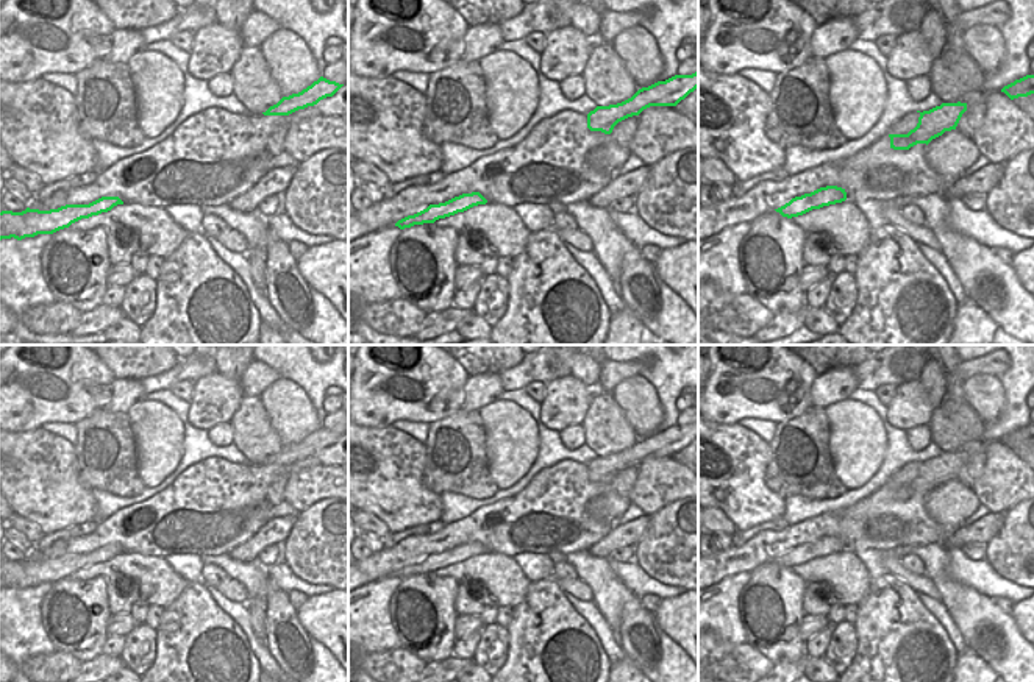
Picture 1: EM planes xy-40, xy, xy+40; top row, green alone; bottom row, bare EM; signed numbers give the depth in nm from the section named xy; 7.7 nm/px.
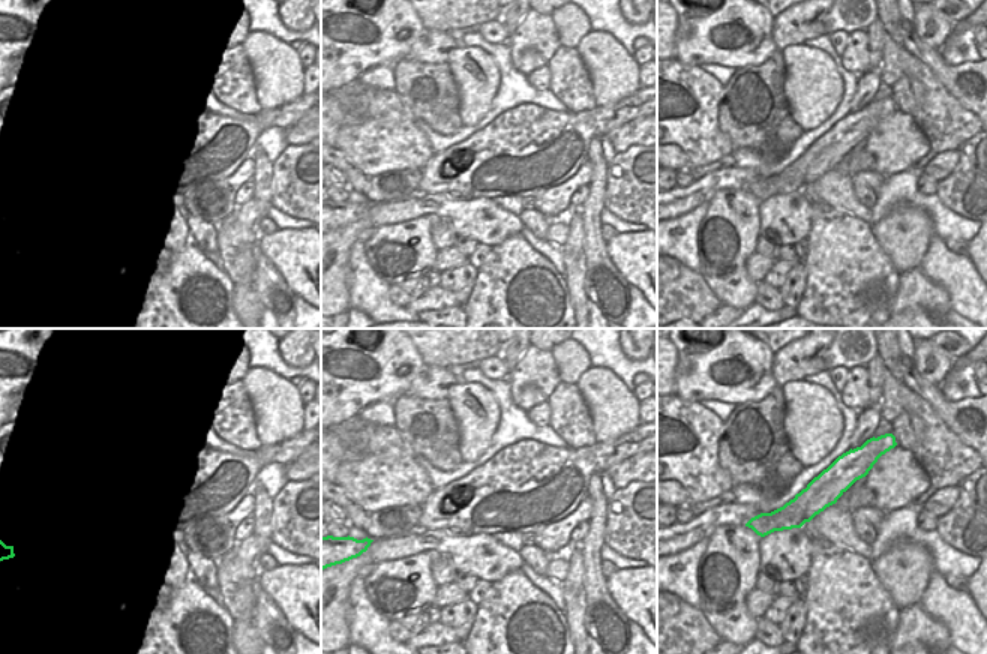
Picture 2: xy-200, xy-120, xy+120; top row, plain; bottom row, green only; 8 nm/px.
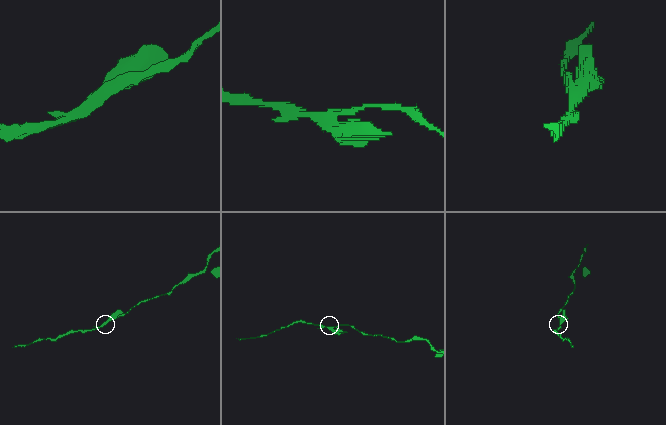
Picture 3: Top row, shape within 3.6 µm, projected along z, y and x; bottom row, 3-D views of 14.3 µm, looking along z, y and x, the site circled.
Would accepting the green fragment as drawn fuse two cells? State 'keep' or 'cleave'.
keep

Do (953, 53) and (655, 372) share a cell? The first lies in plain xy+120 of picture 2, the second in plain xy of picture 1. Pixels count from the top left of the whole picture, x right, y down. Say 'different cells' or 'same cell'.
same cell

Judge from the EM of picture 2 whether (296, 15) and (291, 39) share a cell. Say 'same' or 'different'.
different

